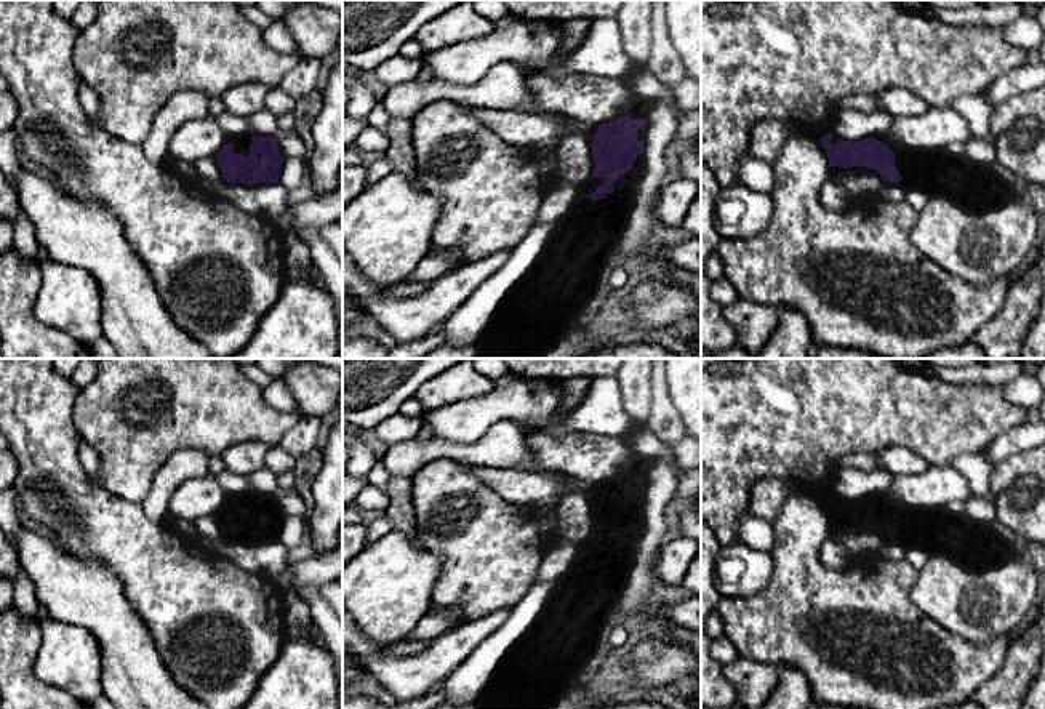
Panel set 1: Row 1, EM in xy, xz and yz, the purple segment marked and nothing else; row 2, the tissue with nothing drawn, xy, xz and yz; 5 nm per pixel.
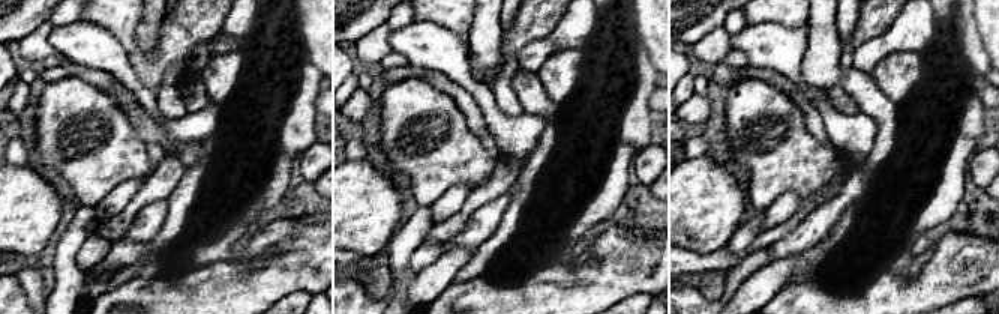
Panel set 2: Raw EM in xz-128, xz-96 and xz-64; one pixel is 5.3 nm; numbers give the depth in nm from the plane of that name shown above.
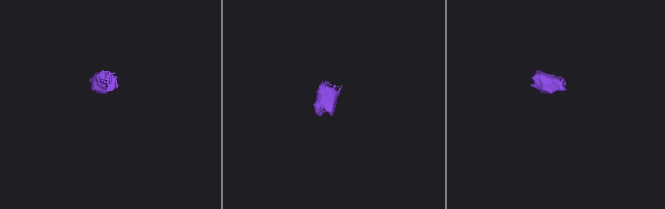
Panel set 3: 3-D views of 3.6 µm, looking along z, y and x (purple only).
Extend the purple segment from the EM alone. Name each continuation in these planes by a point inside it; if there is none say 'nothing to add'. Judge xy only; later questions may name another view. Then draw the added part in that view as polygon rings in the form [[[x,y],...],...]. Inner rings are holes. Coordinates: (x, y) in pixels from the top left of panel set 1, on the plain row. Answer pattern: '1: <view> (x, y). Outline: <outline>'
1: xy (240, 501). Outline: [[[238,495],[238,496],[229,496],[229,499],[234,504],[234,511],[242,512],[245,507],[250,506],[251,496],[250,495]]]

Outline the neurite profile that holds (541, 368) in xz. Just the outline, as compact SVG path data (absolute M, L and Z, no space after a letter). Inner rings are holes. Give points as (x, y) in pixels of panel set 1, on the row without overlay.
M502 359L515 376L536 379L589 379L615 376L624 359Z

